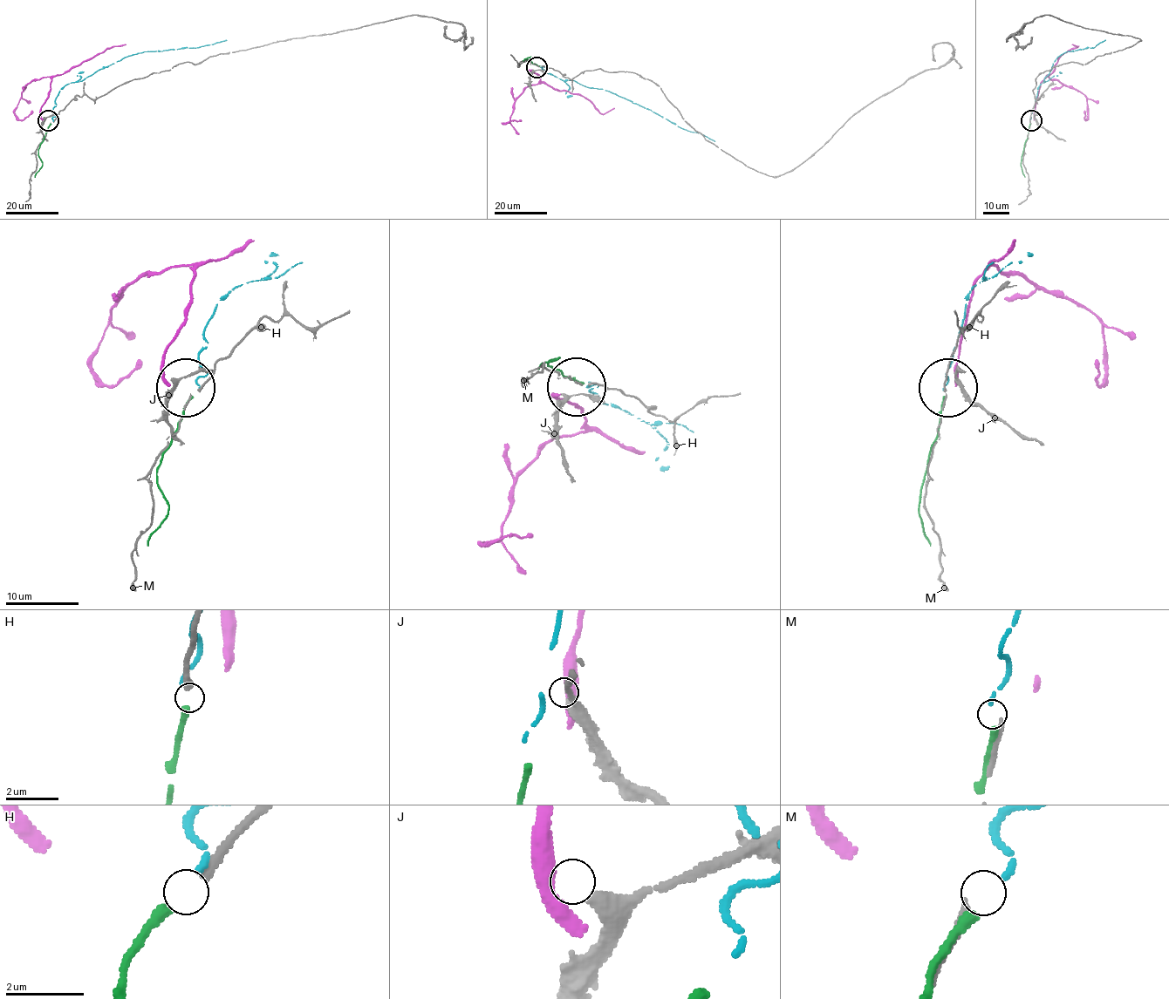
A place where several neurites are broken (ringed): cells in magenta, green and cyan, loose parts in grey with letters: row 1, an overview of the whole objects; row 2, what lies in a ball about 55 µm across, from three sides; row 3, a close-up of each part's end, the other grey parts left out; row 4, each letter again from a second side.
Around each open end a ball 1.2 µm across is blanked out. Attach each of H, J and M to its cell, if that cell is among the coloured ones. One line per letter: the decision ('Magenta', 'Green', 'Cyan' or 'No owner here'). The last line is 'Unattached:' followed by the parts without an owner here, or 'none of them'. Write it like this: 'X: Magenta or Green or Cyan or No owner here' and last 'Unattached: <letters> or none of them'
H: Green
J: No owner here
M: Cyan
Unattached: J

